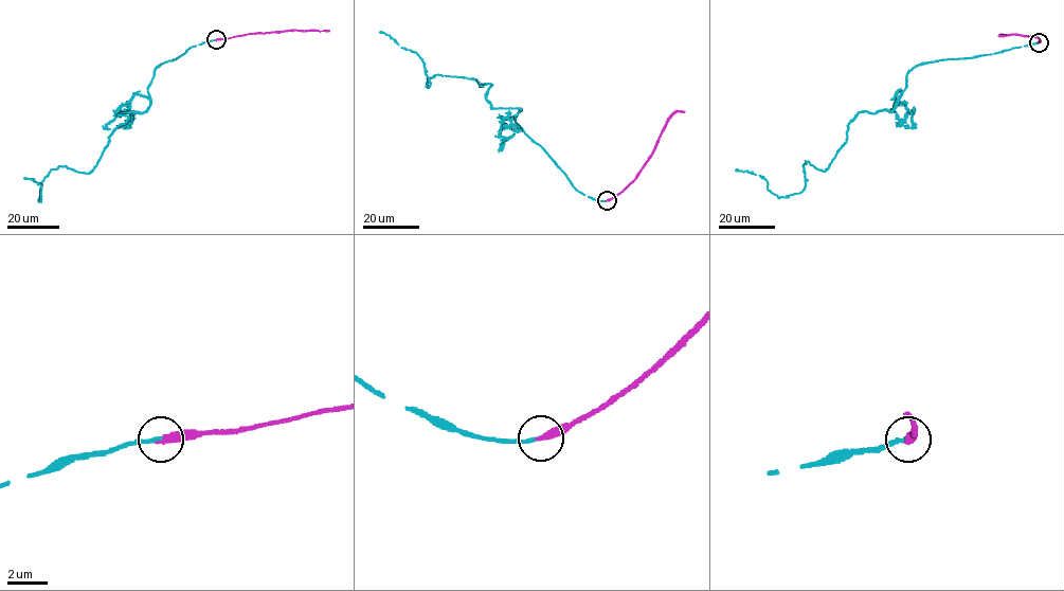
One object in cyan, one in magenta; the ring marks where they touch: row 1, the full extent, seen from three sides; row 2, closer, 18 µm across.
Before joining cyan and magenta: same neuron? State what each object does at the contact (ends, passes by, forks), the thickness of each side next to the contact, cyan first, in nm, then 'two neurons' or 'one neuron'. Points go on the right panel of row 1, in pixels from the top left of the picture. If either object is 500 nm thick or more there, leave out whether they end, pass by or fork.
cyan ends; magenta ends; calibres 180 and 360 nm; one neuron

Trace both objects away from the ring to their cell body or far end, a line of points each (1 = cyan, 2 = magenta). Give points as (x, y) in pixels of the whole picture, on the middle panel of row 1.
1: (607, 200), (577, 191), (521, 109), (491, 108), (490, 84), (427, 86), (415, 52), (380, 31)
2: (607, 200), (631, 183), (653, 150), (666, 123), (677, 111), (684, 111)

